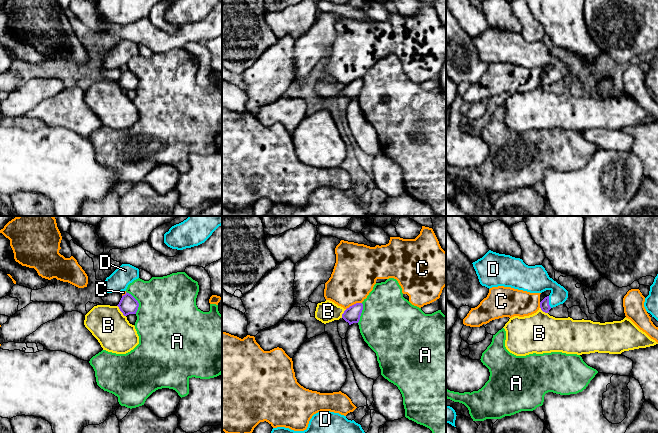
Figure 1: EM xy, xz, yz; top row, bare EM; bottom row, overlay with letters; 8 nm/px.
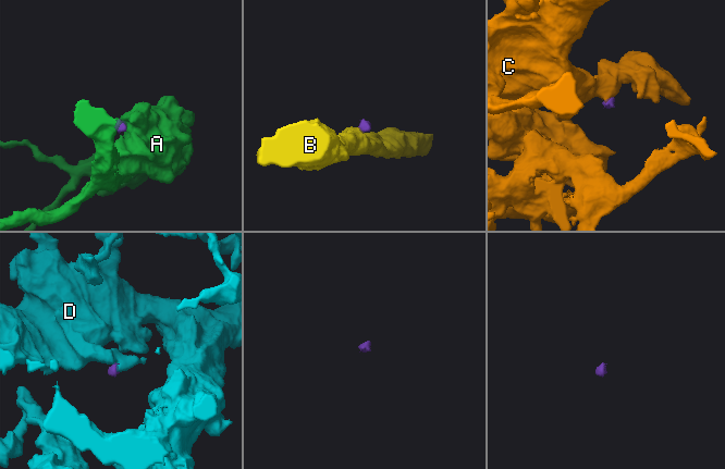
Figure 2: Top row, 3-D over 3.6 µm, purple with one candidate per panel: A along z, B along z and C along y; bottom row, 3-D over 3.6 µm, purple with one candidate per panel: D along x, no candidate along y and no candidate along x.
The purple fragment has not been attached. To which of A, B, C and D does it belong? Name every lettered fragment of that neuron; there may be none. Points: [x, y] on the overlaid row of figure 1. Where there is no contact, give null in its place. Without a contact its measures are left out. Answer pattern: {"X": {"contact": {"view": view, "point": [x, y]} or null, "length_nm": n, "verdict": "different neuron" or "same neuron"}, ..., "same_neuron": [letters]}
{"A": {"contact": {"view": "xy", "point": [137, 302]}, "length_nm": 200, "verdict": "different neuron"}, "B": {"contact": {"view": "xy", "point": [120, 310]}, "length_nm": 120, "verdict": "different neuron"}, "C": {"contact": {"view": "xz", "point": [354, 304]}, "length_nm": 140, "verdict": "different neuron"}, "D": {"contact": {"view": "yz", "point": [548, 302]}, "length_nm": 100, "verdict": "same neuron"}, "same_neuron": ["D"]}

